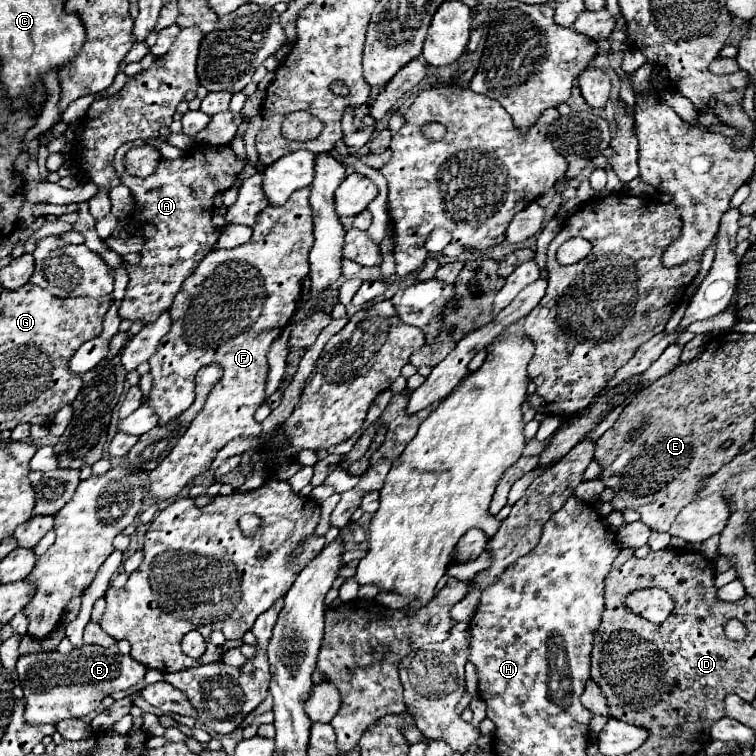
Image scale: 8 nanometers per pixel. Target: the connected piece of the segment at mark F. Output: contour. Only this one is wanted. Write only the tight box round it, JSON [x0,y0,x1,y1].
[148,188,314,500]

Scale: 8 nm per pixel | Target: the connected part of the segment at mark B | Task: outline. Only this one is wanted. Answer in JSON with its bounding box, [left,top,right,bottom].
[16,646,146,724]

